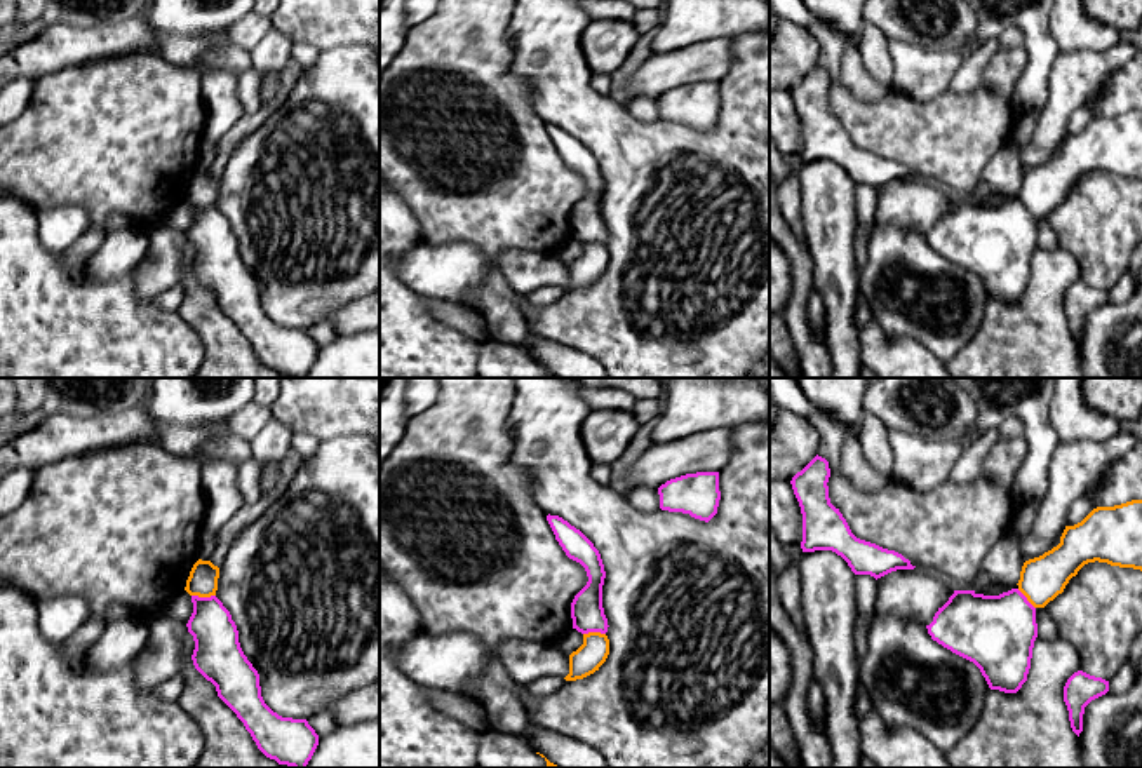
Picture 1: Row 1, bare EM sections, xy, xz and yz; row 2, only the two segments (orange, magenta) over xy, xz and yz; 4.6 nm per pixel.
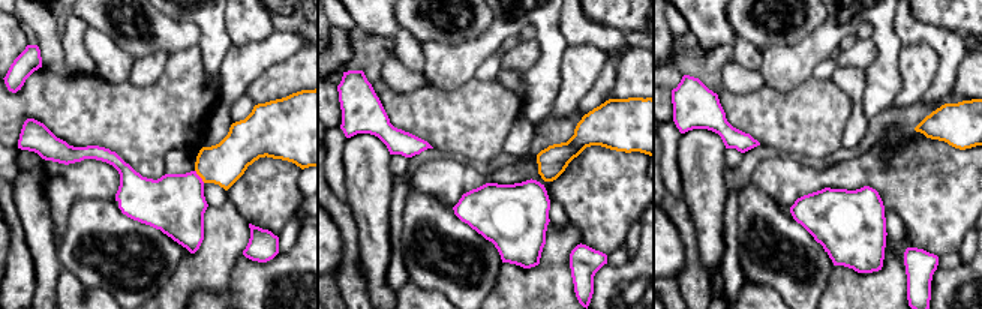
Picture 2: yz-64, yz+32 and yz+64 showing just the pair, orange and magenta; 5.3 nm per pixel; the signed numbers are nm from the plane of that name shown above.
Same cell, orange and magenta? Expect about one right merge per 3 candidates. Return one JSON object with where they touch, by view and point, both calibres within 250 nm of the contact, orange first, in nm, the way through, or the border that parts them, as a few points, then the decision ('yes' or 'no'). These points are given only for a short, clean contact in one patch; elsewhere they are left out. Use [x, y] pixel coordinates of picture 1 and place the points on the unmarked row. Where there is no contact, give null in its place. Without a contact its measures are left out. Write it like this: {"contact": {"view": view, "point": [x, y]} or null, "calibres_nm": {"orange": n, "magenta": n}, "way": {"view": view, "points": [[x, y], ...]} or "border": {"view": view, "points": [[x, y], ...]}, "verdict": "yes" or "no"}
{"contact": {"view": "xy", "point": [204, 206]}, "calibres_nm": {"orange": 140, "magenta": 200}, "border": {"view": "xy", "points": [[192, 204], [214, 206]]}, "verdict": "no"}

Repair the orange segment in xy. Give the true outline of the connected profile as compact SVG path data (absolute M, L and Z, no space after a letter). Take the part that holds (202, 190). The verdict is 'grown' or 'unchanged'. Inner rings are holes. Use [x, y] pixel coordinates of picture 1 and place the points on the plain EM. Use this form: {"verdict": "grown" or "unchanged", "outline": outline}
{"verdict": "unchanged", "outline": "M198 169L190 181L185 200L190 205L198 207L216 205L218 188L219 188L219 178L214 176L211 171Z"}

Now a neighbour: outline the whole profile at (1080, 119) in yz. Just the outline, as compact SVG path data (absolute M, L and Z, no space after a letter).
M1086 104L1076 110L1067 120L1065 136L1081 132L1093 118L1097 118L1097 113Z

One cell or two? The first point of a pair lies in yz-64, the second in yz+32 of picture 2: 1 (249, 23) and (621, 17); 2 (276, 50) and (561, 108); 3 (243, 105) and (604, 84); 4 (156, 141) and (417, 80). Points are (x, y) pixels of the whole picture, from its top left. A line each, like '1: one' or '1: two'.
1: two
2: one
3: one
4: two

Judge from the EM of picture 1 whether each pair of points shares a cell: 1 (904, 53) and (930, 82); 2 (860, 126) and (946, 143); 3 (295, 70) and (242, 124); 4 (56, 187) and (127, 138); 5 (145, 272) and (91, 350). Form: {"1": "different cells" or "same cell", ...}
{"1": "same cell", "2": "same cell", "3": "same cell", "4": "same cell", "5": "different cells"}

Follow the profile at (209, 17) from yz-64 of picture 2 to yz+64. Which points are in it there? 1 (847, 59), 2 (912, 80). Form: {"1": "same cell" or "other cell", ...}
{"1": "other cell", "2": "other cell"}

